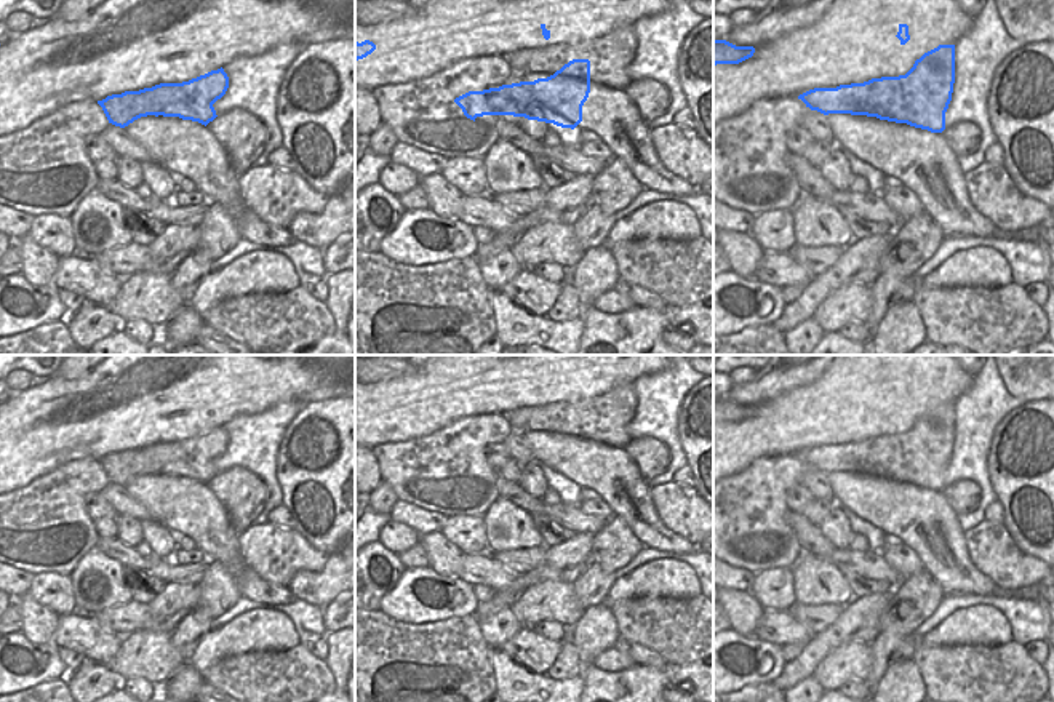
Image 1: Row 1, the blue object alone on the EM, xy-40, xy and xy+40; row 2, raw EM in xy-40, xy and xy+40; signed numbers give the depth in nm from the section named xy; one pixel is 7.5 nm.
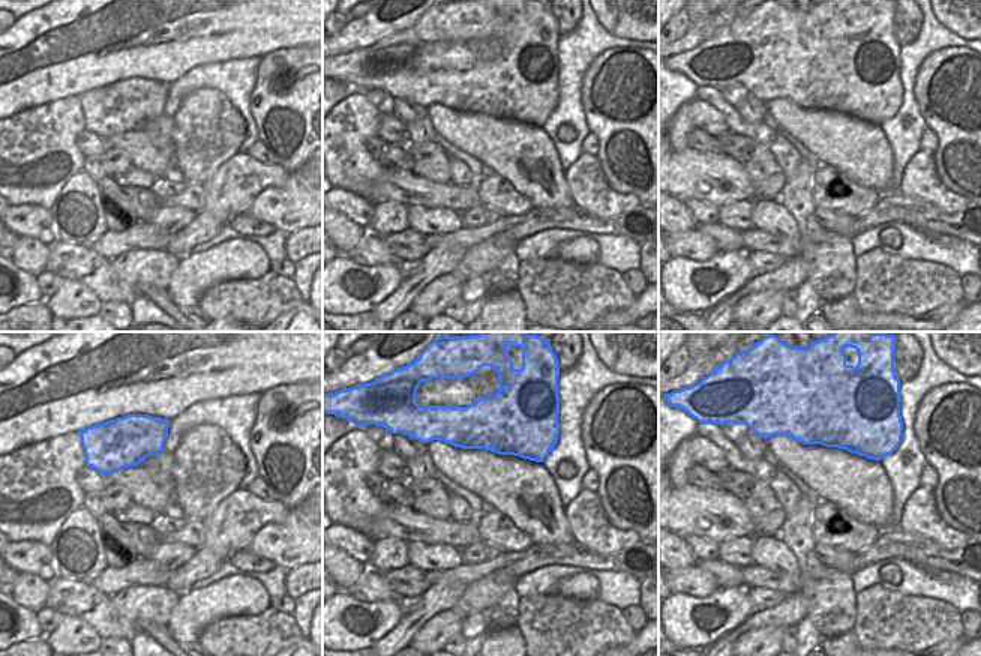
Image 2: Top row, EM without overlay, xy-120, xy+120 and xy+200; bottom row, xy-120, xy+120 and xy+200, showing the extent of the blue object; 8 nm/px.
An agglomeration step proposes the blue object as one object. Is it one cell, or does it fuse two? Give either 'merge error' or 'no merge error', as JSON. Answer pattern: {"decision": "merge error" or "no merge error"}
{"decision": "no merge error"}

